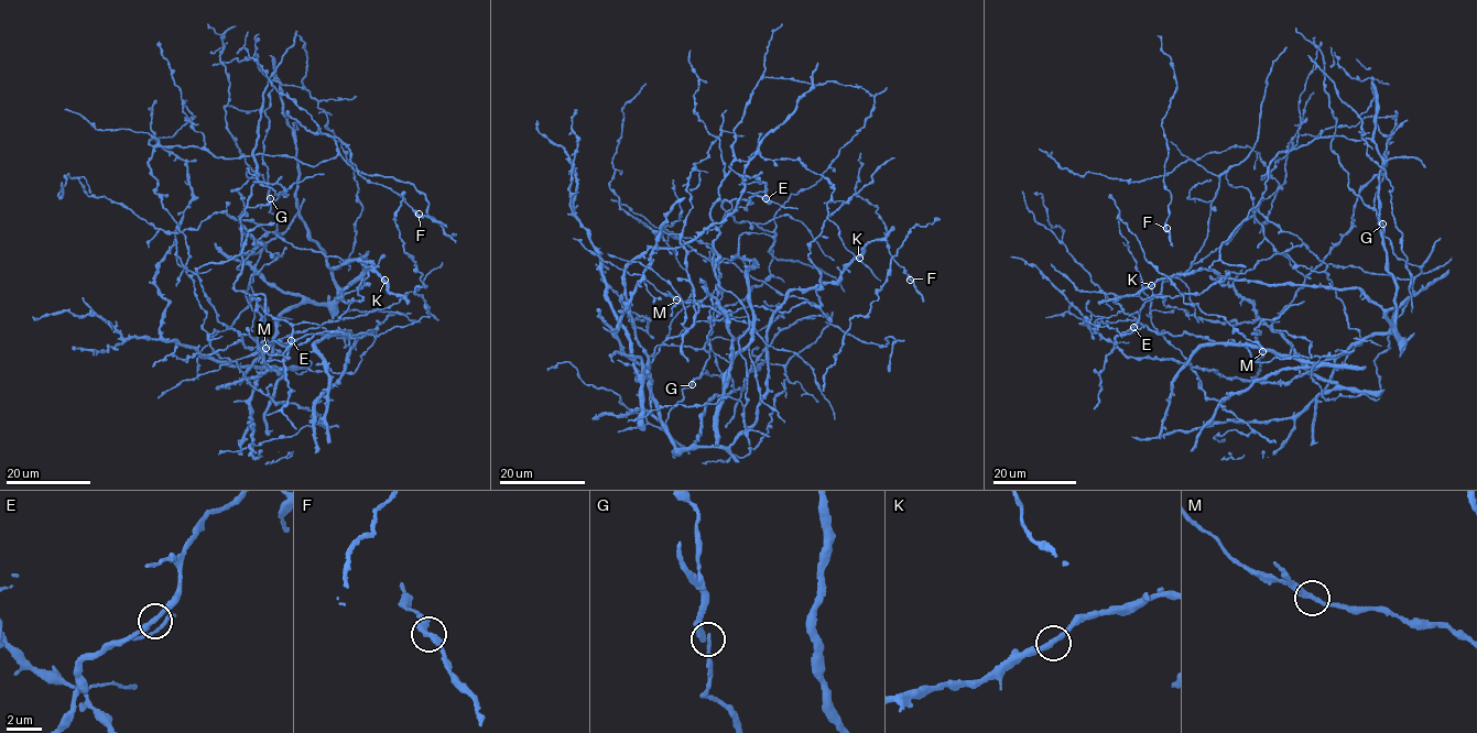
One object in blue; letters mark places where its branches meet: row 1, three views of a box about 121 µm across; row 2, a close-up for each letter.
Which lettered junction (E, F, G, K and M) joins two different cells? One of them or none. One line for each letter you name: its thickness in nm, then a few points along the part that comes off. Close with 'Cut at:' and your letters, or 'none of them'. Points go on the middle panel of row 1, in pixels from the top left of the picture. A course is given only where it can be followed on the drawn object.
Cut at: none of them

